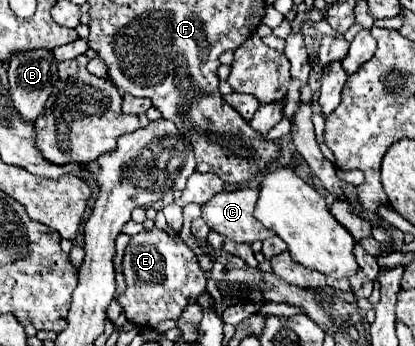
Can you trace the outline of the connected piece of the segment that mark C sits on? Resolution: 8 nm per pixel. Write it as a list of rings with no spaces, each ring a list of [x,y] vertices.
[[[241,188],[233,192],[219,192],[203,206],[203,220],[211,230],[217,230],[233,242],[255,242],[273,236],[273,230],[265,228],[253,218],[257,202],[257,190]]]

